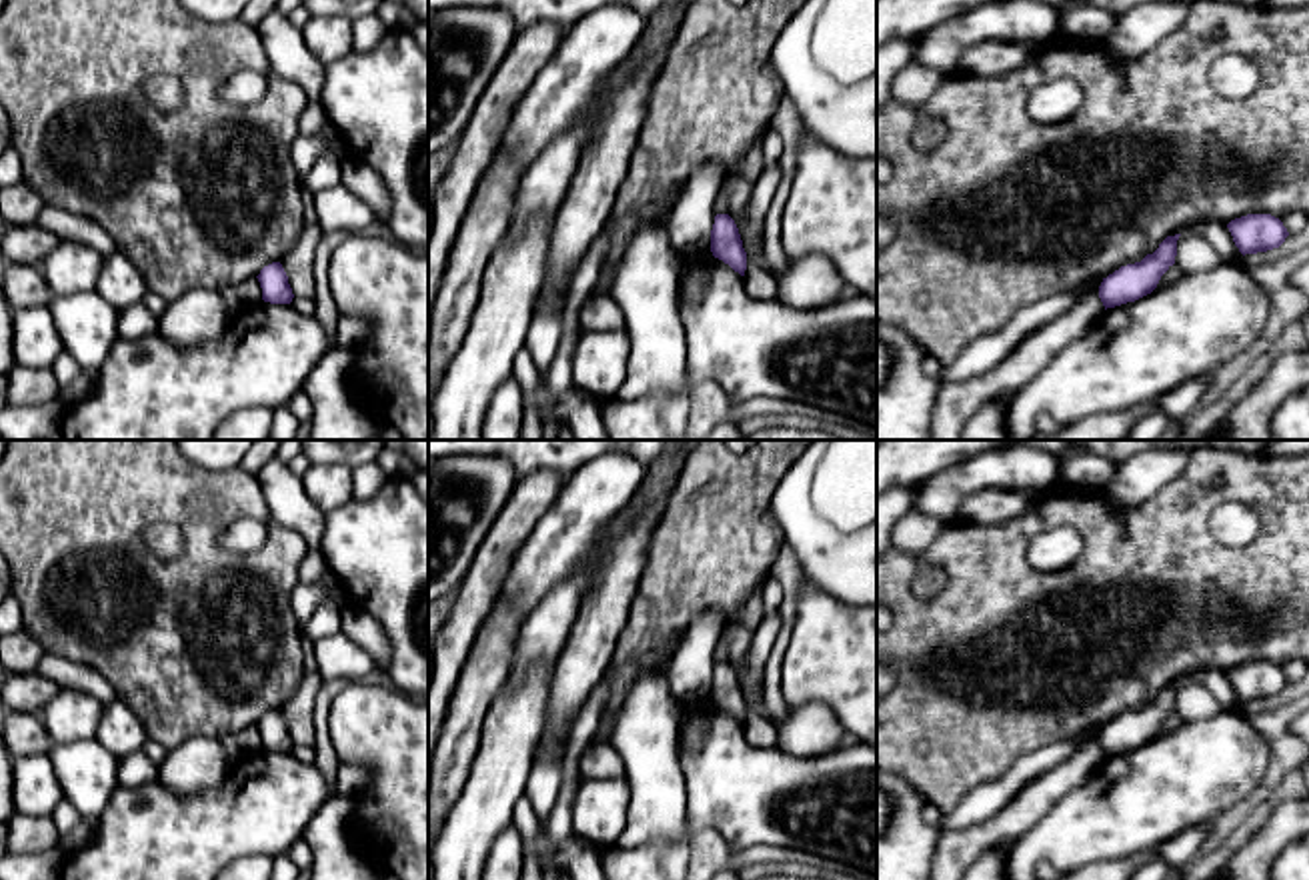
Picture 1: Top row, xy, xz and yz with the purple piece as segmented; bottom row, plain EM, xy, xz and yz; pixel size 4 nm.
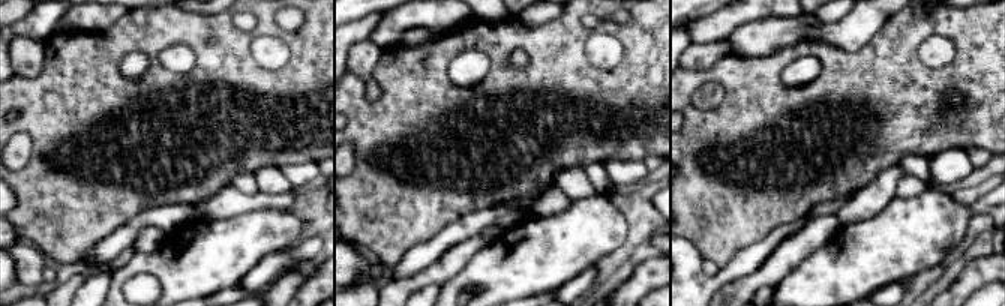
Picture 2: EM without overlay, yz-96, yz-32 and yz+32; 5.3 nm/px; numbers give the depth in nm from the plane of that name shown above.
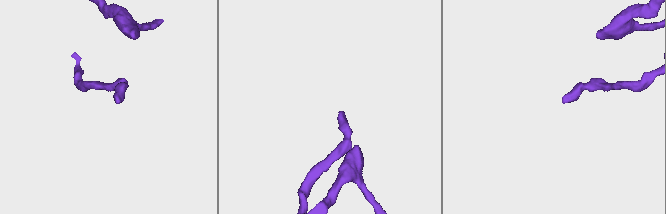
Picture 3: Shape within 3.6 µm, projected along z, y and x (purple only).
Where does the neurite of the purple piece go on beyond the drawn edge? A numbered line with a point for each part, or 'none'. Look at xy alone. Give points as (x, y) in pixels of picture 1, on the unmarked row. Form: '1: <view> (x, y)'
none

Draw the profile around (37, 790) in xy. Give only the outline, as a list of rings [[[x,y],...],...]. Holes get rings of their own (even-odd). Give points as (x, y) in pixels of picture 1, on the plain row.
[[[16,756],[12,760],[16,814],[52,816],[64,800],[56,772],[46,756]]]

